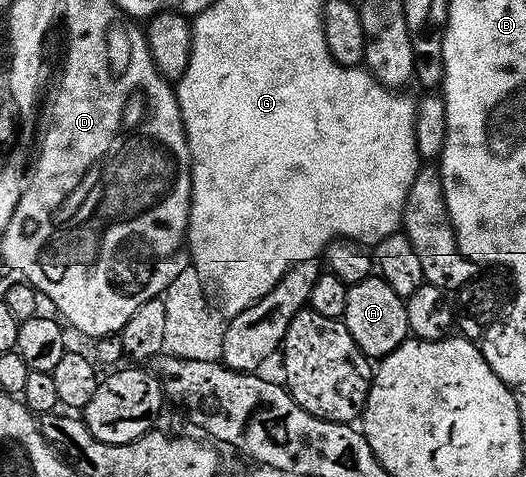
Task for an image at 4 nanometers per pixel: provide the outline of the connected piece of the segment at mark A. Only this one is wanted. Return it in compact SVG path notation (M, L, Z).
M370 276L348 287L344 323L361 347L361 353L373 360L381 360L395 352L410 337L406 299L400 298L380 276Z

